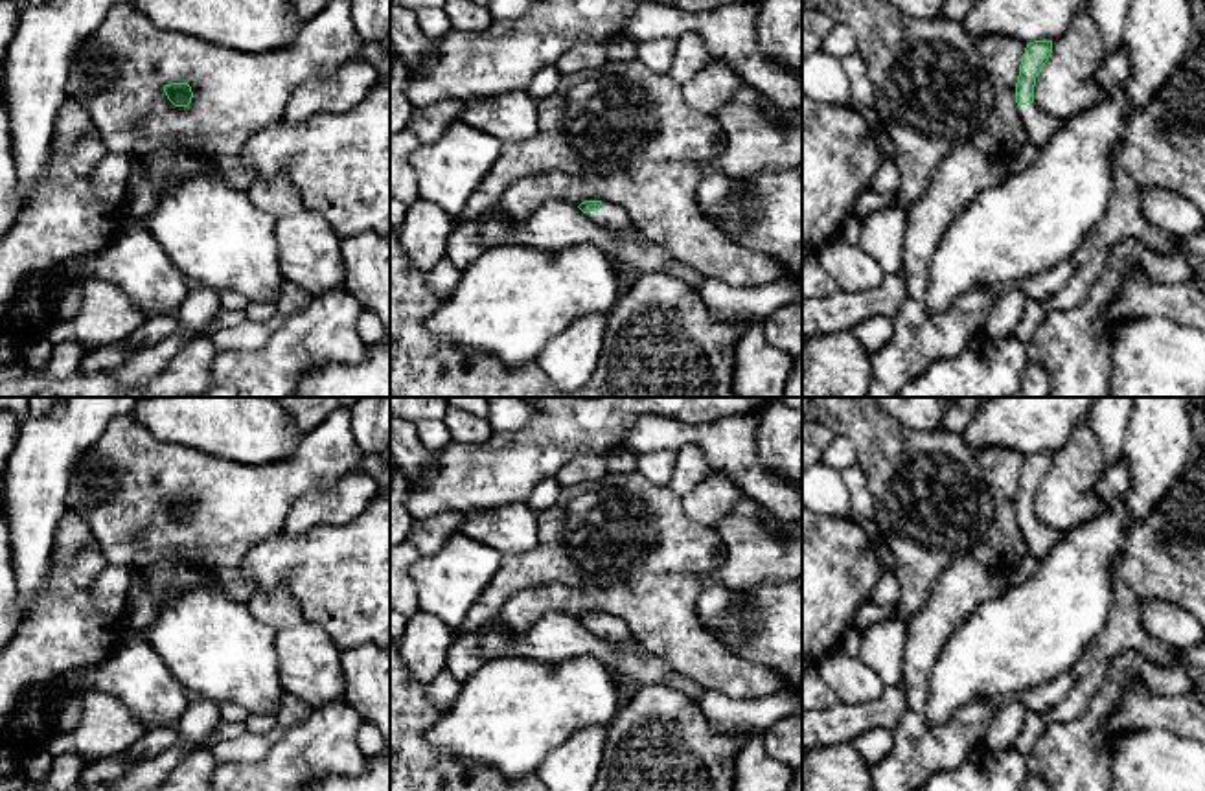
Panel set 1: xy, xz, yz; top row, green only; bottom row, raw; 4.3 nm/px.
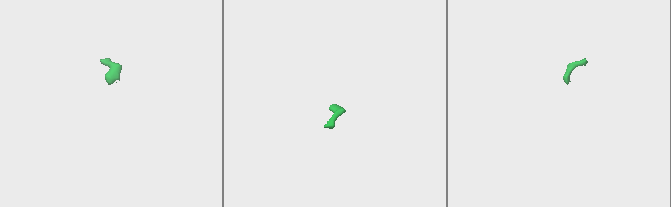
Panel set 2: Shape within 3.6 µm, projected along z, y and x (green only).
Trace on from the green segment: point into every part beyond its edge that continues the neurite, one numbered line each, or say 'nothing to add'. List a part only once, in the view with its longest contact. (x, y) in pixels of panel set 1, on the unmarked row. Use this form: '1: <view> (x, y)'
1: xz (639, 664)

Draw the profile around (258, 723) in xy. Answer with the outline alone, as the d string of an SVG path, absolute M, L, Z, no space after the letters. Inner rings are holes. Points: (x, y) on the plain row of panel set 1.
M248 714L245 721L248 734L267 734L276 725L276 716L270 714Z

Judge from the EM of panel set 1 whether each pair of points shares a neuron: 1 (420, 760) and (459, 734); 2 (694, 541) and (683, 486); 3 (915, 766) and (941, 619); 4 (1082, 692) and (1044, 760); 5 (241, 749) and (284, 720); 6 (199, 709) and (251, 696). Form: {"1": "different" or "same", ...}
{"1": "different", "2": "different", "3": "same", "4": "different", "5": "same", "6": "different"}

